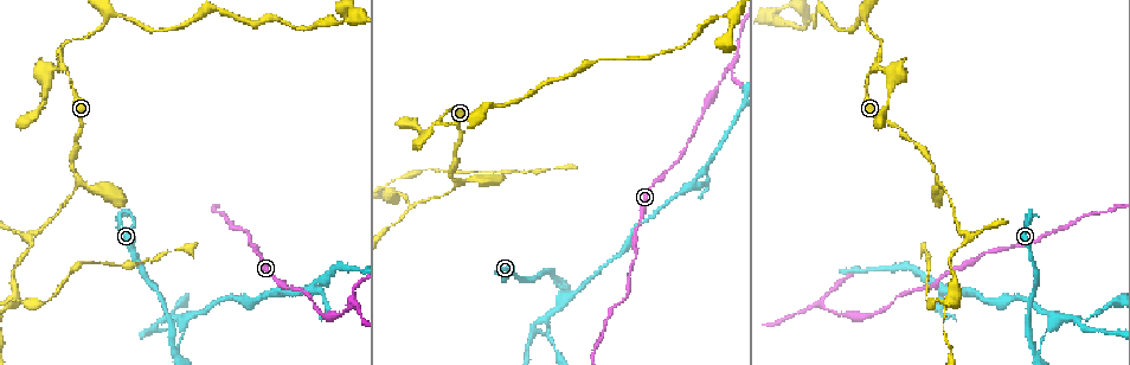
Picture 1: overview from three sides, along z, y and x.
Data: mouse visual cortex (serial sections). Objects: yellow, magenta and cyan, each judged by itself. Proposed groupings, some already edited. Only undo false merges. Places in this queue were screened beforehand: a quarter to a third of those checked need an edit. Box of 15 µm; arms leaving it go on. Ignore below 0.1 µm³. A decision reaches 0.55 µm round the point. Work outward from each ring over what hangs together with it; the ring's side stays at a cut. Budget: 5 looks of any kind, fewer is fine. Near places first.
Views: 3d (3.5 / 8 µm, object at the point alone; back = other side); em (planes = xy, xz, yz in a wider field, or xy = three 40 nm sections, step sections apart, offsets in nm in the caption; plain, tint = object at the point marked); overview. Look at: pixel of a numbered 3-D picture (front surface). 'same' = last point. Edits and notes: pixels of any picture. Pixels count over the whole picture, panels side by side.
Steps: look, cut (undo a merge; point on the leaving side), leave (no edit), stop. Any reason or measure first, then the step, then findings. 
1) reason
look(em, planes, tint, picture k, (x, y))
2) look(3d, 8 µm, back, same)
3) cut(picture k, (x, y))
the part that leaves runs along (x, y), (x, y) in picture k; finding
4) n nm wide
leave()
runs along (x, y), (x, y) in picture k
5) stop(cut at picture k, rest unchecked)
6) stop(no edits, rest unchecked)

branch point
look(3d, 8 µm, picture 1, (79, 178))

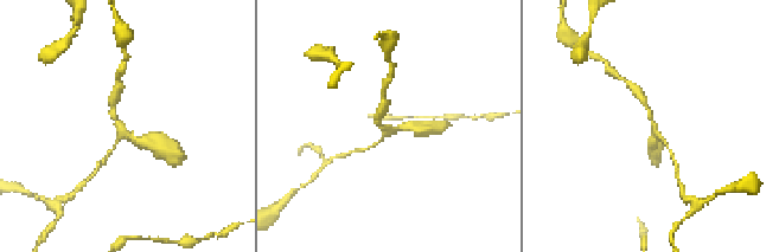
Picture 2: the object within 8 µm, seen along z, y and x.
3 arms; arms of 100, 200, 250 nm
look(em, planes, tint, picture 2, (652, 126))

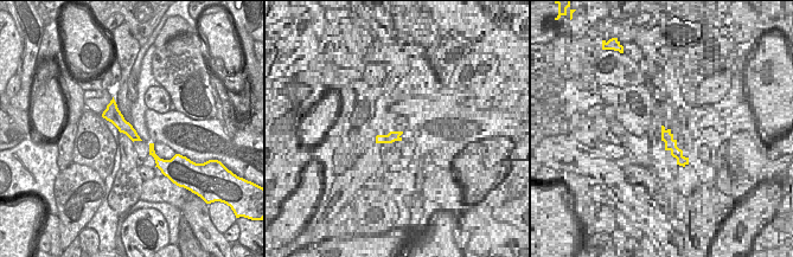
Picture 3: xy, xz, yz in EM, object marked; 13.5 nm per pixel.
leave()
runs along (113, 104), (115, 117), (135, 137) in picture 3; continuous, no second cell

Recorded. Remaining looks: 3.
three-way junction
look(3d, 3.5 µm, picture 1, (443, 114))

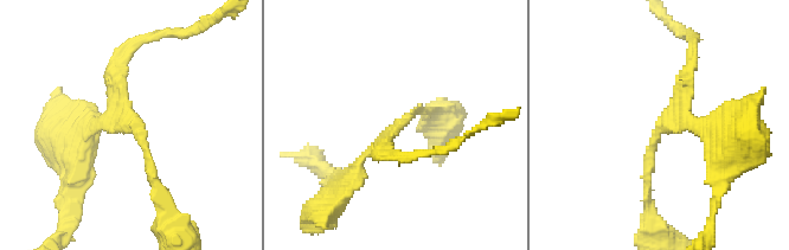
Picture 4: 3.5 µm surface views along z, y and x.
look(em, planes, tint, picture 4, (394, 130))

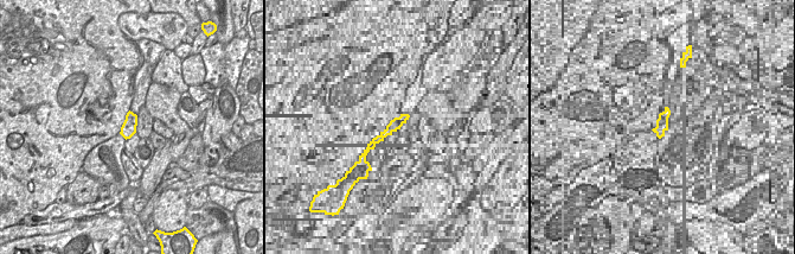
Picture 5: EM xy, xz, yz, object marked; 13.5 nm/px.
3 arms
leave()
runs along (647, 187), (653, 136), (684, 103), (693, 57) in picture 4; continuous, no second cell

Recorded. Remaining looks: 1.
stop(no edits, rest unchecked)

